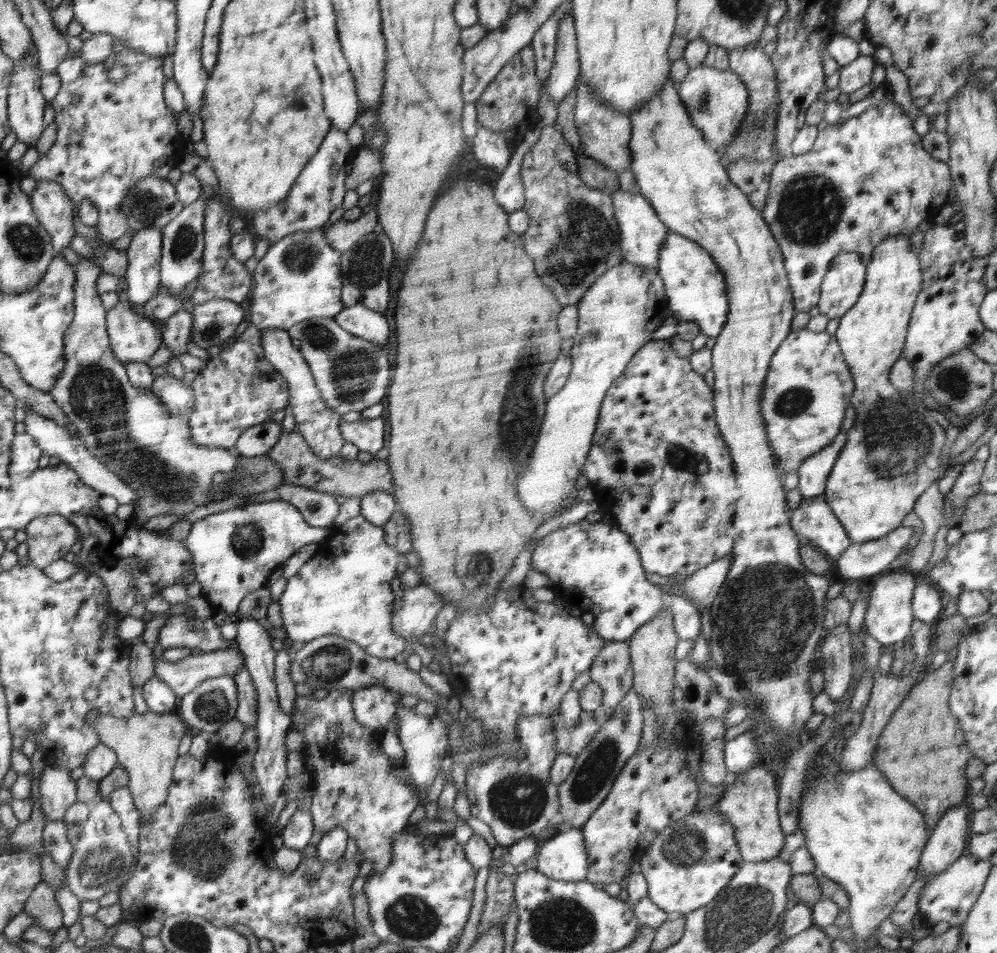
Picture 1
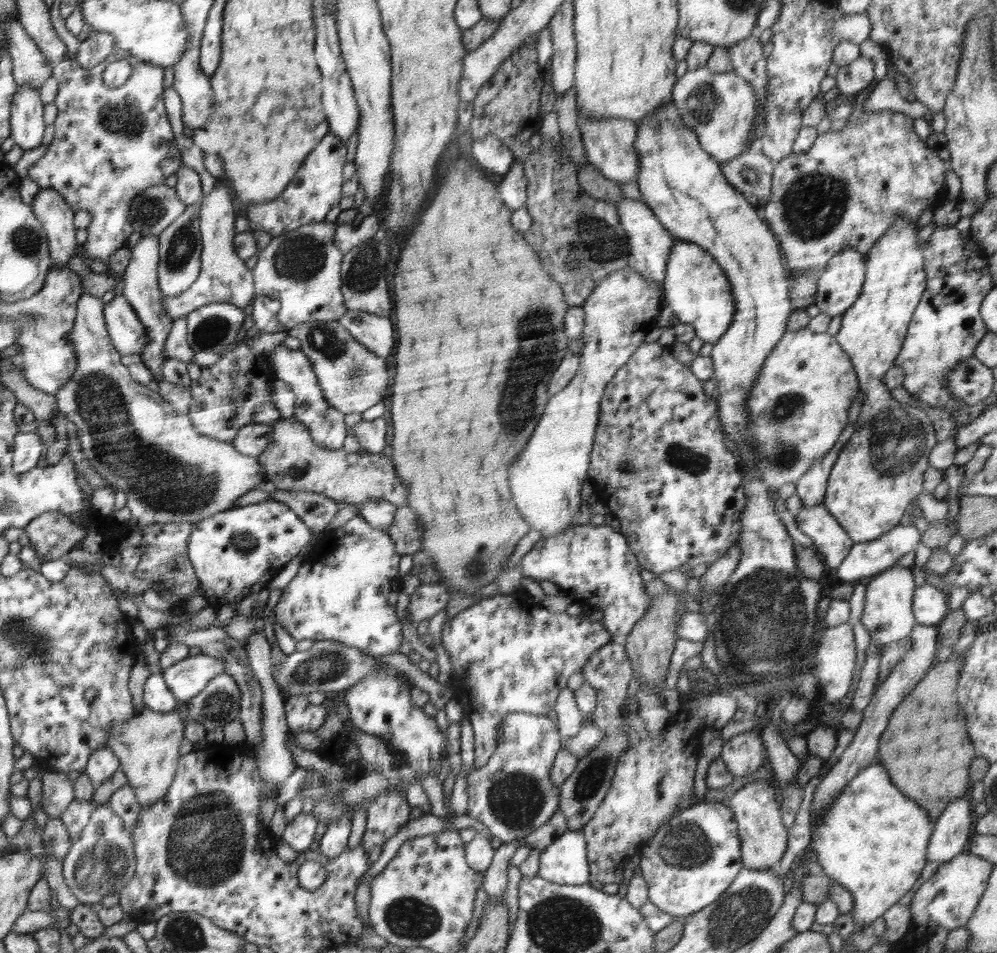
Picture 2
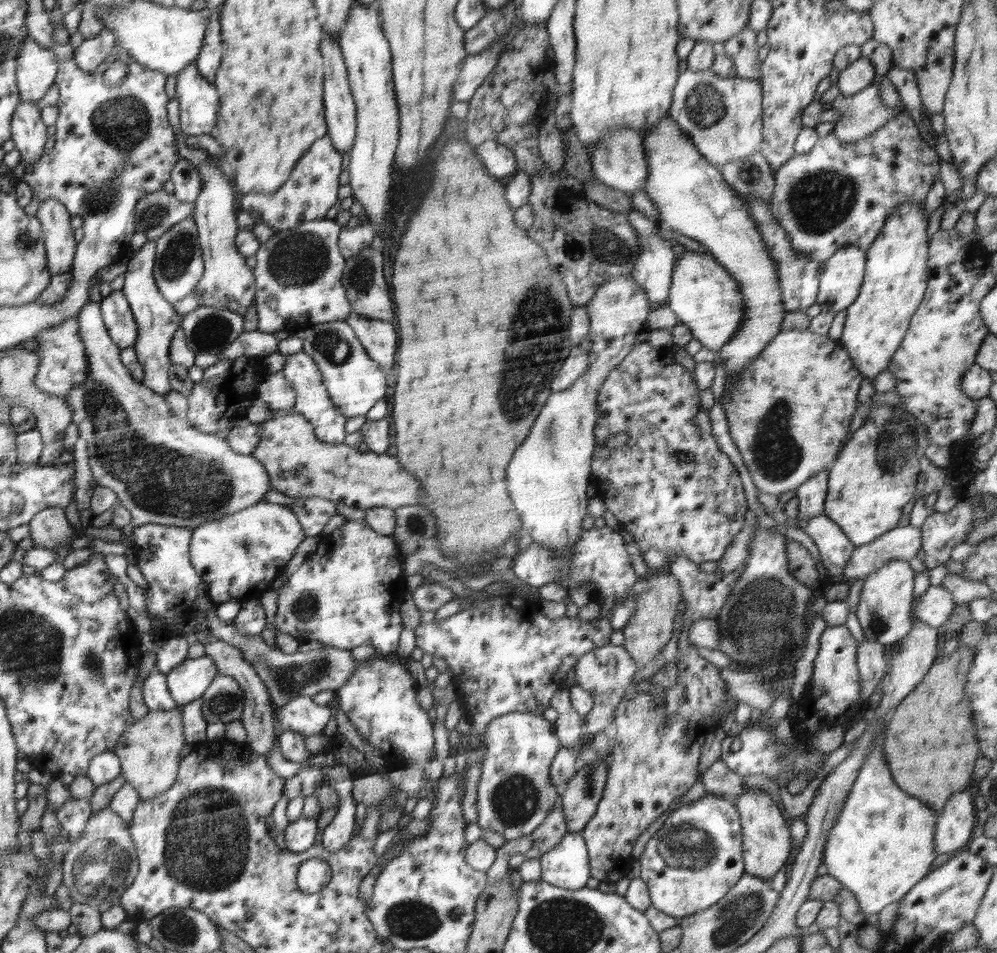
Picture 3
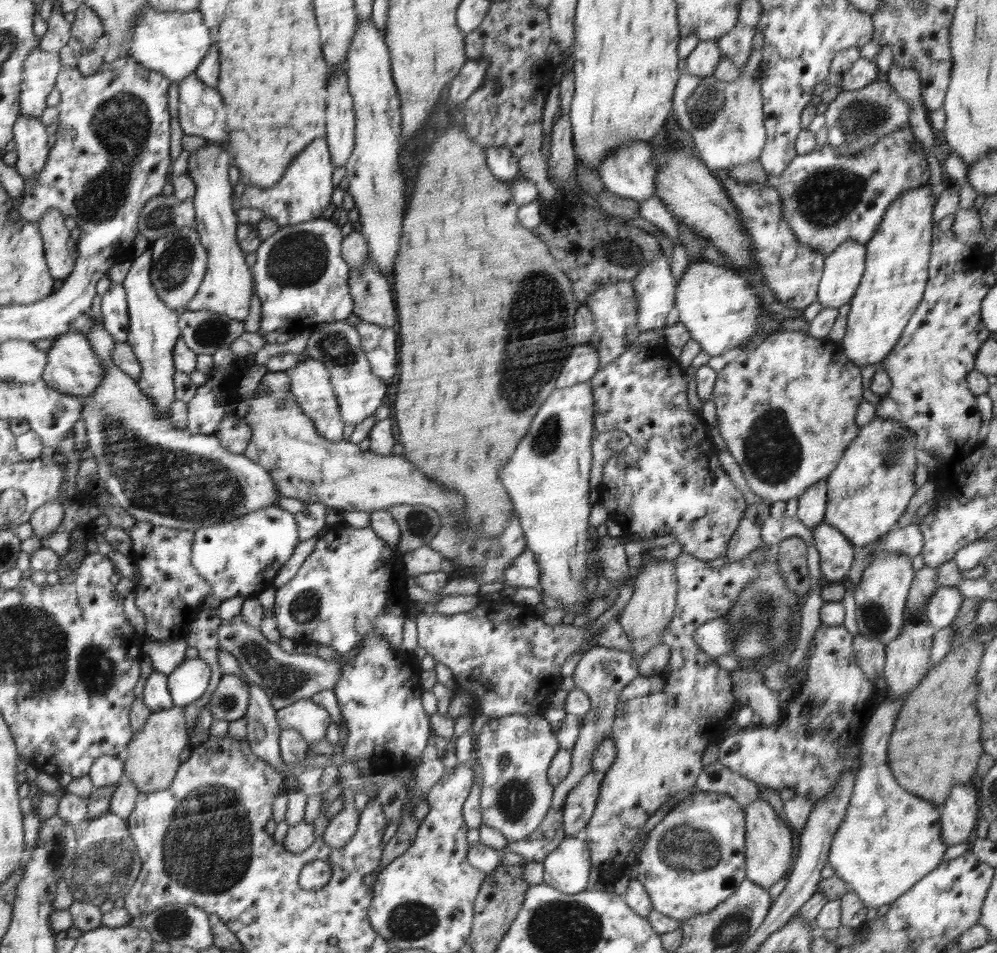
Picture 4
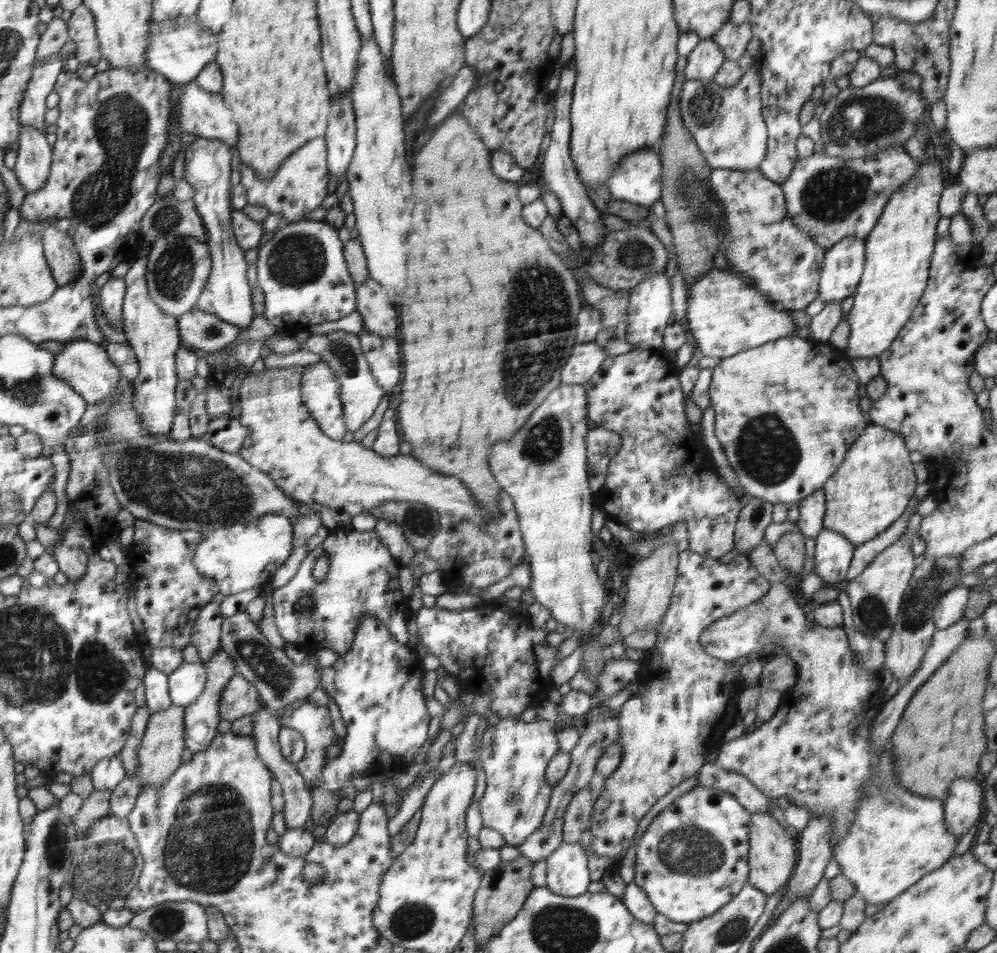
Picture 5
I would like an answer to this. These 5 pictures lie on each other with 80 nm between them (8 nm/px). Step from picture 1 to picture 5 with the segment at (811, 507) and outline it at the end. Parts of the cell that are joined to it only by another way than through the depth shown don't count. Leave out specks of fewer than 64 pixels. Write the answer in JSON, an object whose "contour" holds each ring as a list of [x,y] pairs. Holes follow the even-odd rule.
{"contour":[[[827,528],[818,533],[815,543],[813,571],[820,576],[824,585],[843,586],[855,545],[842,534]]]}

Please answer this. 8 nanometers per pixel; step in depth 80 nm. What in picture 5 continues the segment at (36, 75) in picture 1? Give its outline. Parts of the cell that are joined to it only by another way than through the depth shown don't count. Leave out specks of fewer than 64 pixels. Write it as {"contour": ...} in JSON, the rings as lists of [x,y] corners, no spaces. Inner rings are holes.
{"contour":[[[25,126],[21,128],[20,147],[13,168],[21,187],[28,192],[36,192],[49,180],[52,146],[46,142],[44,130]]]}

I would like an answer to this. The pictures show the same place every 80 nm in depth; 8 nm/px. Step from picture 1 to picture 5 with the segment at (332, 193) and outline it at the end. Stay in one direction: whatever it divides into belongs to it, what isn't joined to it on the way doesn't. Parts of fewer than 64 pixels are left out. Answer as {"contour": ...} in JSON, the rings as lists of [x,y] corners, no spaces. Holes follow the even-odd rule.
{"contour":[[[324,137],[313,138],[288,156],[283,166],[272,178],[260,178],[252,167],[240,164],[241,183],[246,188],[247,204],[266,207],[271,213],[282,214],[282,221],[290,223],[300,221],[316,210],[328,195],[330,178],[327,169],[327,148]]]}

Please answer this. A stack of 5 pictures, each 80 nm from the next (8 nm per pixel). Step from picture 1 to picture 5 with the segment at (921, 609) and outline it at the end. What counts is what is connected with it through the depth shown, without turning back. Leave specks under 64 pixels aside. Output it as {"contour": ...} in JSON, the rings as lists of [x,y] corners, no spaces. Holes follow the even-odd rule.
{"contour":[[[956,586],[939,597],[933,610],[933,623],[937,630],[944,630],[963,617],[969,591],[966,587]]]}

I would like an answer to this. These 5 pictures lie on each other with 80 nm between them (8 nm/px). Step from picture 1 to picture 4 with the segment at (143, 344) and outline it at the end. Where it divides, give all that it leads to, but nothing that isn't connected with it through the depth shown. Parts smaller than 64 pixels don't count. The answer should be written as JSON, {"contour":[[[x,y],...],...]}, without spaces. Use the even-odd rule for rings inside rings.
{"contour":[[[110,285],[110,289],[102,295],[102,320],[104,327],[111,333],[117,343],[127,342],[129,316],[127,297],[123,285]]]}

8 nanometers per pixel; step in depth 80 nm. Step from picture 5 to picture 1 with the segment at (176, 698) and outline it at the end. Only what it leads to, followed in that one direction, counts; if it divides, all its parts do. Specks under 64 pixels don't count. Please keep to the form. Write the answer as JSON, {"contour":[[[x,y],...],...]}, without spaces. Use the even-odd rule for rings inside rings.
{"contour":[[[154,648],[155,676],[163,679],[175,694],[182,698],[184,694],[192,692],[207,678],[232,675],[238,669],[245,667],[245,656],[238,648],[215,650],[204,654],[190,655],[178,662],[168,662],[163,659],[162,650]]]}

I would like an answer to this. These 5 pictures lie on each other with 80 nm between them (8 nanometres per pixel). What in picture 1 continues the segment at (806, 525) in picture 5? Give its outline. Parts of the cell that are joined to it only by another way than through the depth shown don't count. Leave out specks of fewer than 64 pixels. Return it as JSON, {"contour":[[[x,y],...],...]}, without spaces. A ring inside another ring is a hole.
{"contour":[[[838,433],[838,436],[828,446],[806,458],[800,465],[797,470],[799,473],[797,487],[803,498],[814,498],[823,494],[829,474],[846,444],[846,439],[847,433]]]}

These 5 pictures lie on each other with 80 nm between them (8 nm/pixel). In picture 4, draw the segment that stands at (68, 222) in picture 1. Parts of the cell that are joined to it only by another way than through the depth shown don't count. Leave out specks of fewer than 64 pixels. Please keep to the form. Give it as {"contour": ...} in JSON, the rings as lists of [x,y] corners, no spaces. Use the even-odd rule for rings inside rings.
{"contour":[[[50,209],[39,220],[47,266],[55,280],[64,280],[75,270],[76,242],[70,238],[70,230],[64,228],[64,216],[60,210]]]}

